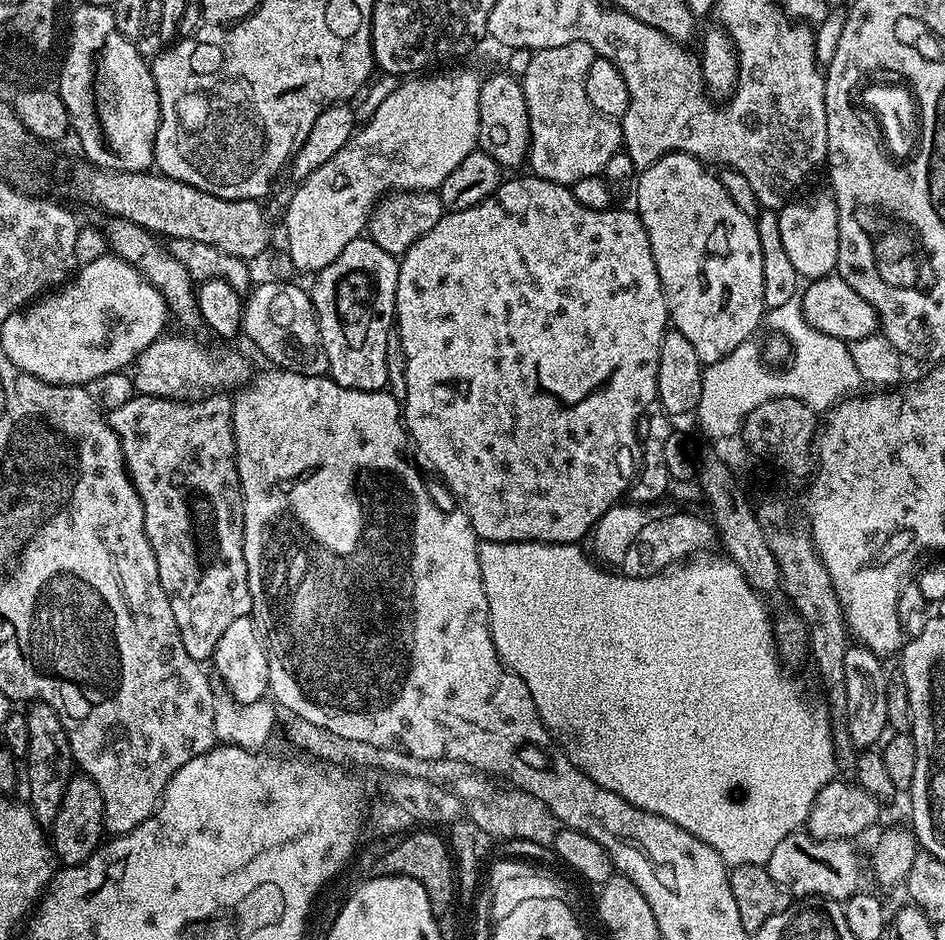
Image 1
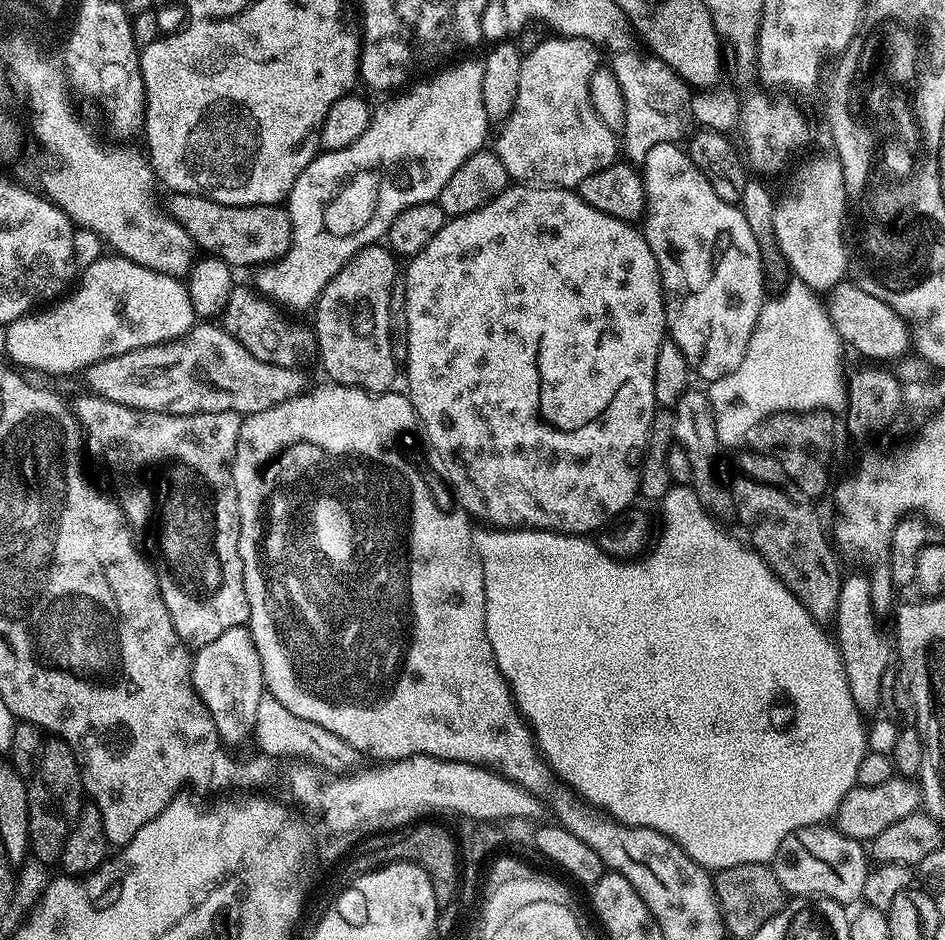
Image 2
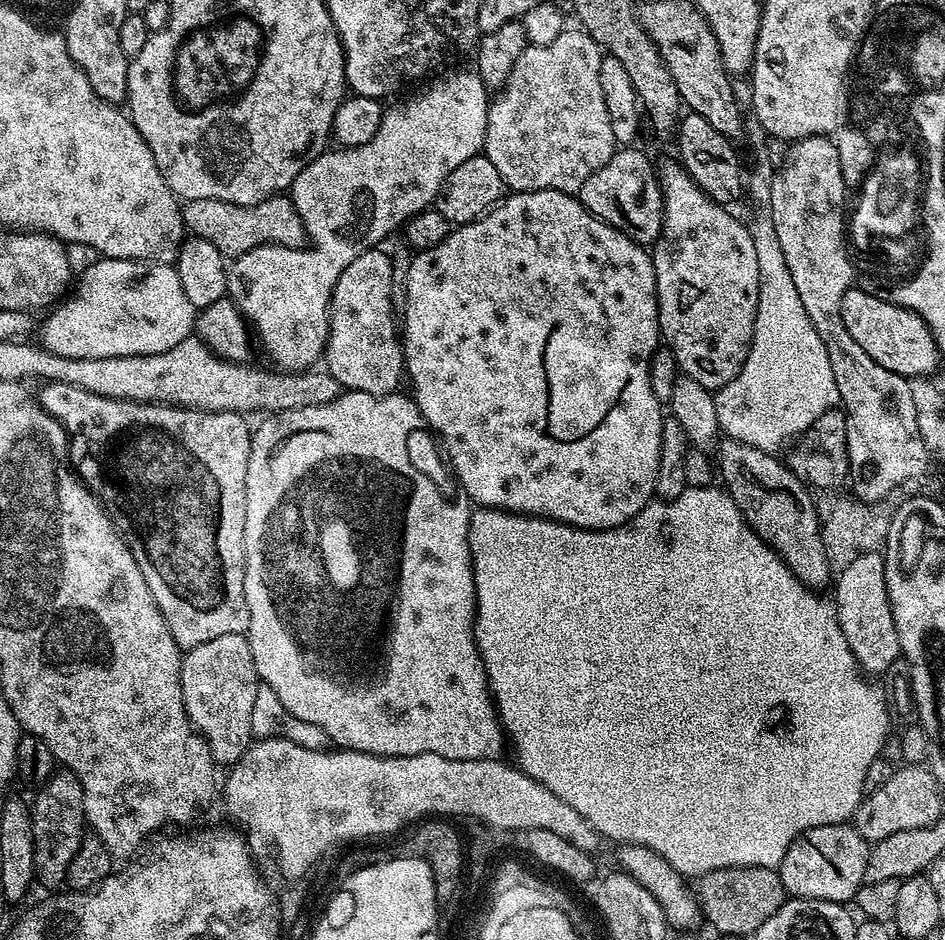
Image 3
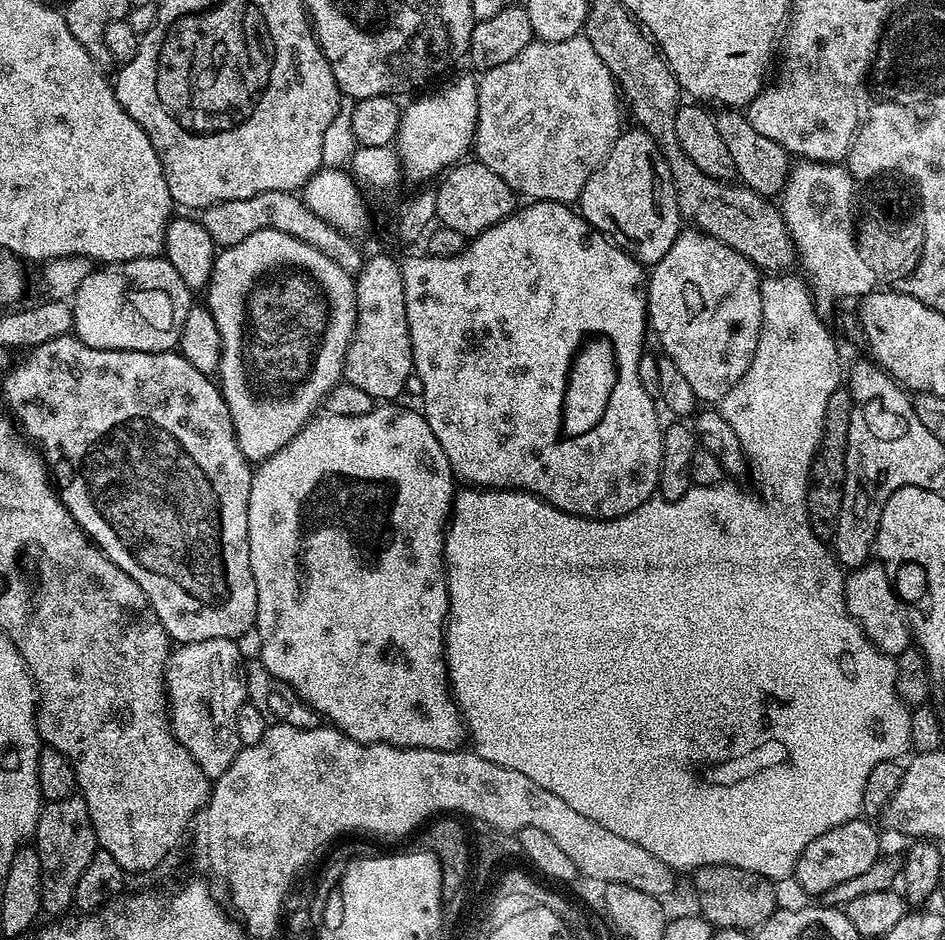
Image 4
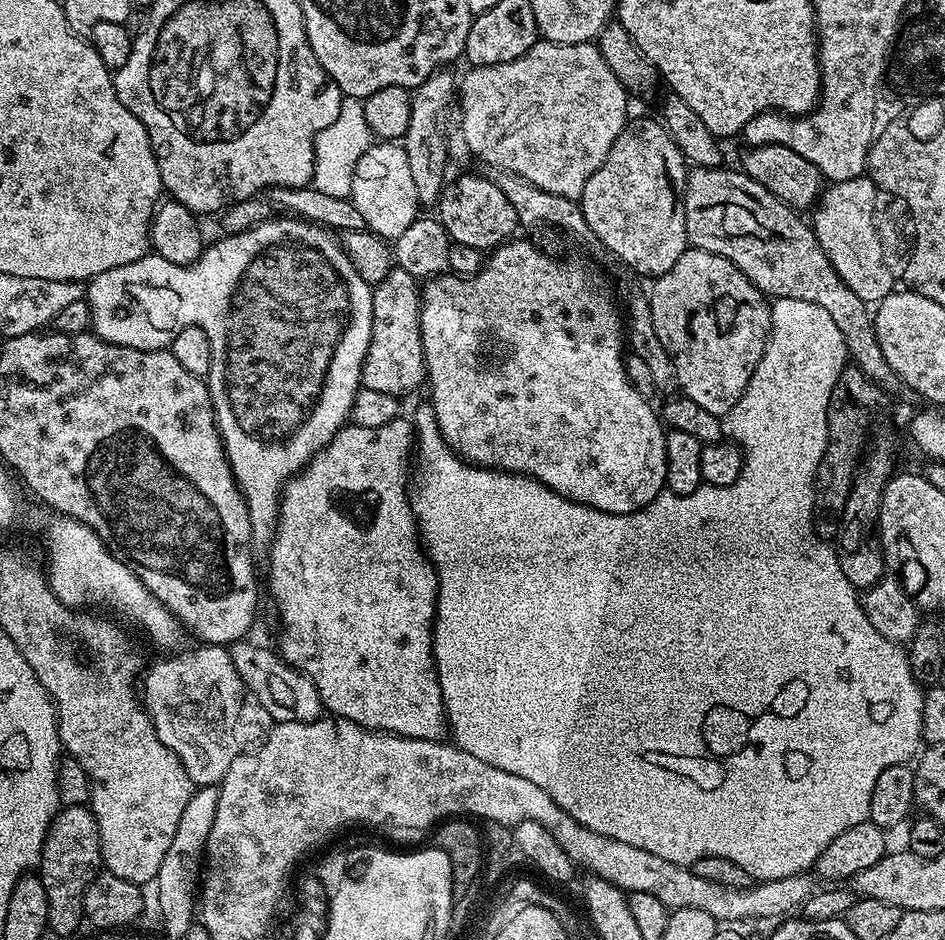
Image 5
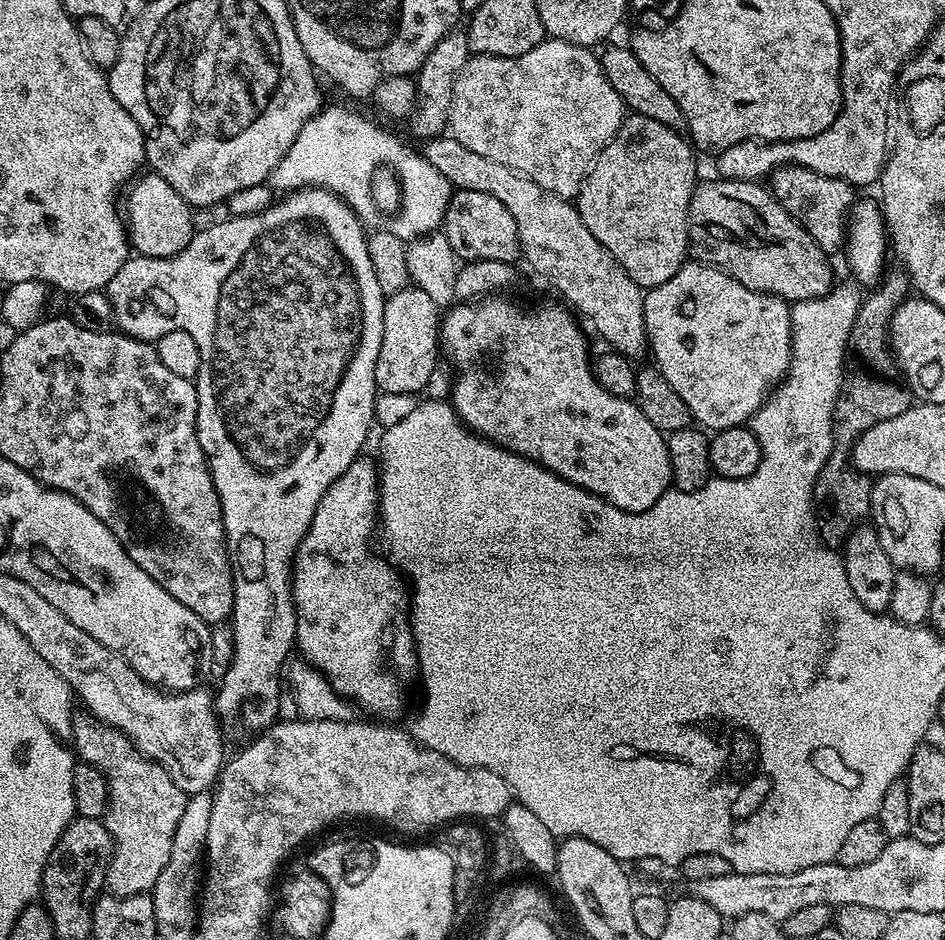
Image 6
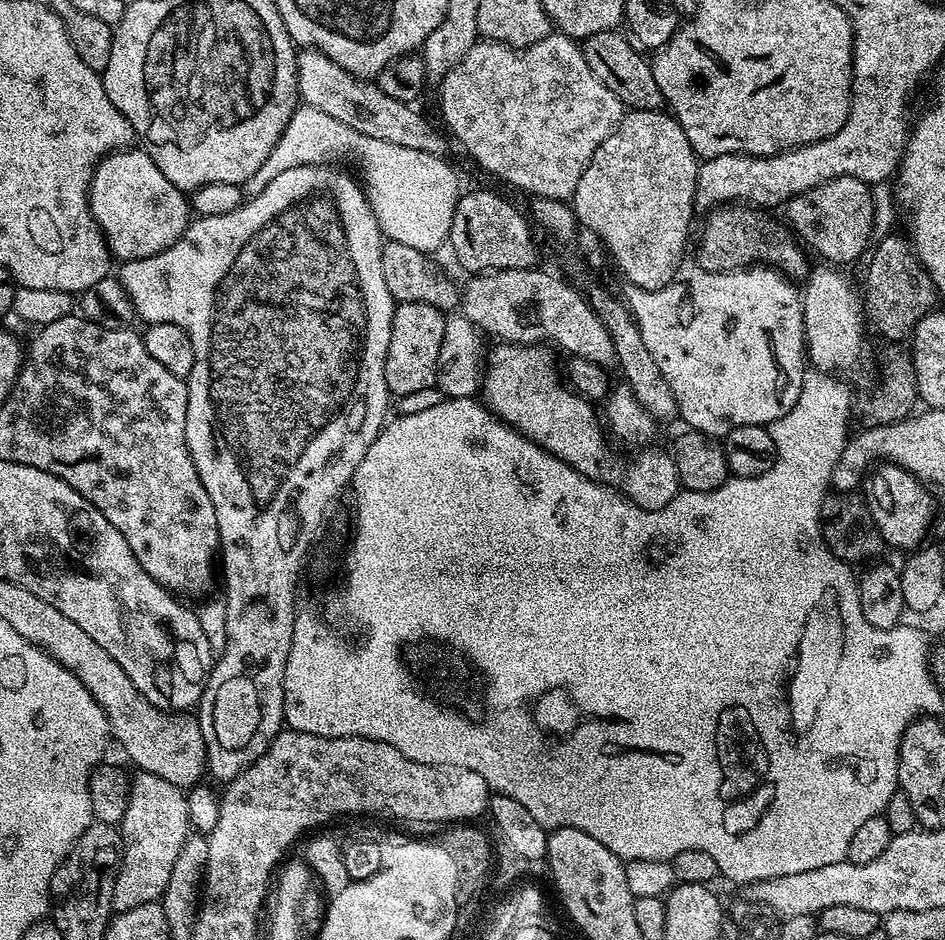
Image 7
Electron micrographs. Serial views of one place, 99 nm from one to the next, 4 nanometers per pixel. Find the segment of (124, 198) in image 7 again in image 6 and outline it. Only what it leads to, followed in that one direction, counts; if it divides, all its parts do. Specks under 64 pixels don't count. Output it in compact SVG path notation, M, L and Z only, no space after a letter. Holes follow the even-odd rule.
M155 174L147 175L141 175L127 189L127 192L129 191L128 212L126 208L128 238L131 247L139 255L173 256L182 251L192 241L194 235L192 215L194 215L194 212L182 198L182 194L178 194L178 190L174 190L174 186L170 186L170 182L166 182L166 178Z

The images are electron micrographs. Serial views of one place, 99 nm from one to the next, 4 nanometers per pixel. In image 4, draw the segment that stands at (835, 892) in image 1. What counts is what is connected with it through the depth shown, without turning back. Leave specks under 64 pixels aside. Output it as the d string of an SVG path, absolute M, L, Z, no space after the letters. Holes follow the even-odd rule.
M857 818L842 826L834 826L834 830L826 830L826 834L814 838L814 842L806 846L806 850L798 858L794 873L796 880L802 882L805 893L822 894L830 890L830 886L842 886L842 882L858 878L858 874L870 870L870 866L874 866L874 862L881 859L880 836L872 824L875 823Z

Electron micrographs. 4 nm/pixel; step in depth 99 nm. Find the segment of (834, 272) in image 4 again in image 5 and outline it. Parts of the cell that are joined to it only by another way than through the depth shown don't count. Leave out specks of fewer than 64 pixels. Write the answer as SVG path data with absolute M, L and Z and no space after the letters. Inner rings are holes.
M862 175L858 178L854 178L853 180L837 180L829 183L827 187L820 192L819 199L816 200L810 214L812 214L812 220L810 219L810 227L812 233L814 233L816 236L818 246L822 248L826 258L830 260L834 270L840 275L840 281L843 282L850 290L854 290L854 294L858 294L858 298L862 298L865 304L869 306L875 306L879 304L882 298L886 298L889 296L889 294L891 294L891 292L894 291L894 277L892 275L892 270L889 261L886 259L882 238L876 233L876 184L871 178L869 178L867 175Z

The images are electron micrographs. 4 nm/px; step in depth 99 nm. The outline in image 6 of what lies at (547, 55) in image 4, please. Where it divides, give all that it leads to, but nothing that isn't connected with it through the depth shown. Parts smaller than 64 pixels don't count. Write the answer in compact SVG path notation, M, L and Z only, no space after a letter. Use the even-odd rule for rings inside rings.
M546 38L534 46L534 50L526 50L526 54L514 58L469 55L466 66L462 66L458 78L454 78L447 127L454 139L482 154L482 158L510 166L510 170L538 182L538 186L553 196L574 198L592 163L600 157L600 151L612 141L625 119L624 99L610 86L597 53L565 40Z

